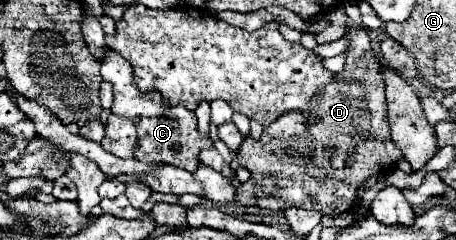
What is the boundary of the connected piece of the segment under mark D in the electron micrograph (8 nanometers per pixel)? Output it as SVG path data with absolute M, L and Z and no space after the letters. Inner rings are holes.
M353 29L349 31L351 45L347 49L347 63L341 73L335 75L335 81L319 93L319 125L307 125L303 121L303 113L285 113L283 117L275 119L275 123L267 125L259 139L245 137L237 159L239 165L245 167L251 173L253 185L259 189L255 201L263 209L271 209L275 213L281 213L281 209L299 207L299 209L319 209L323 213L331 211L345 211L353 205L357 199L359 185L373 173L379 173L383 169L391 169L399 159L401 153L393 145L385 147L385 141L389 141L389 119L387 119L387 103L385 103L385 85L383 85L383 65L379 63L377 53L371 47L369 35L365 29ZM273 179L275 193L265 195L261 193L261 181Z

